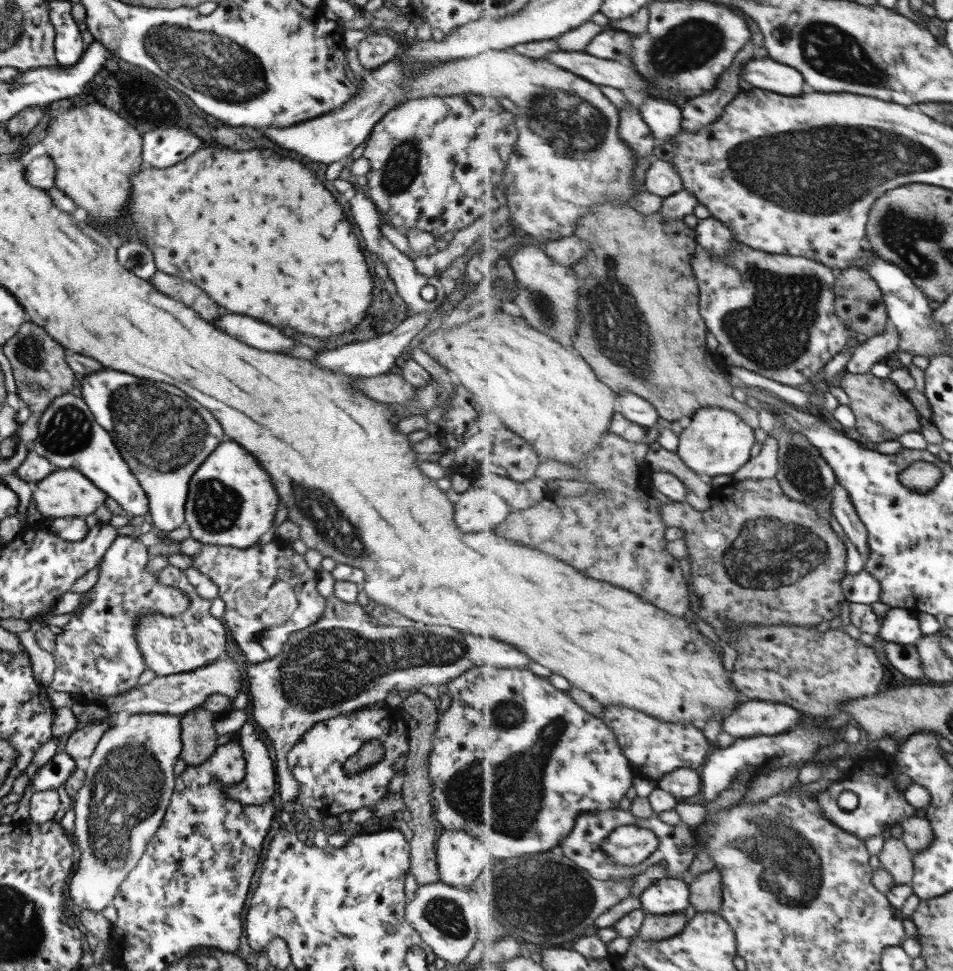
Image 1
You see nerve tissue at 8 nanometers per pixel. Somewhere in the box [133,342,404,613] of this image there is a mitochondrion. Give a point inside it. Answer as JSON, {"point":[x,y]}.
{"point":[331,525]}

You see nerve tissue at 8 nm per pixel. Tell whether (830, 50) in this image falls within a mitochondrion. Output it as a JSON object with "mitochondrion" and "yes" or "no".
{"mitochondrion":"yes"}

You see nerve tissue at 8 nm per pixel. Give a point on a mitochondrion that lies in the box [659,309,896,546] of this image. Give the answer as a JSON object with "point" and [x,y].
{"point":[803,474]}

